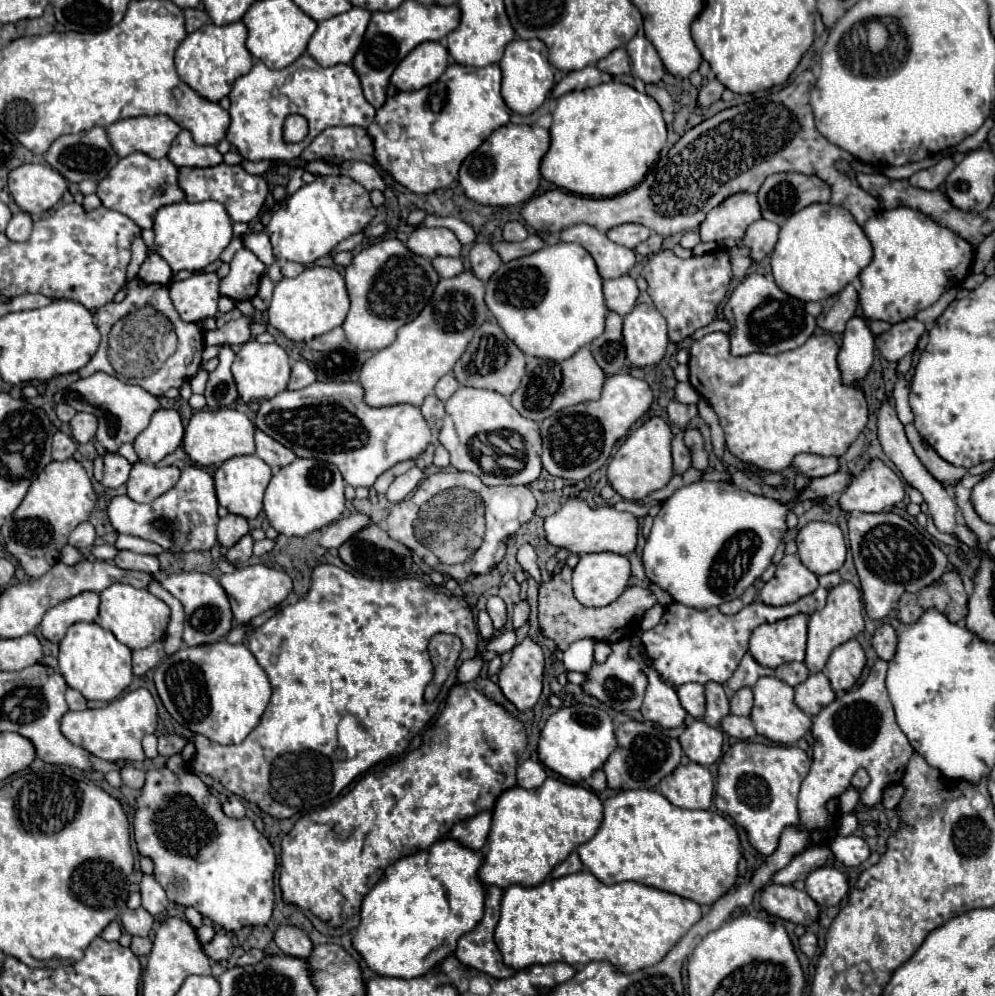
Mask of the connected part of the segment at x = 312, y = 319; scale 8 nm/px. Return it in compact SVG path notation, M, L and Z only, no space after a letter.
M311 266L305 268L295 278L283 278L273 288L273 298L269 304L269 324L285 334L293 342L309 342L311 338L323 336L333 328L341 326L349 312L349 296L345 290L345 280L335 268Z

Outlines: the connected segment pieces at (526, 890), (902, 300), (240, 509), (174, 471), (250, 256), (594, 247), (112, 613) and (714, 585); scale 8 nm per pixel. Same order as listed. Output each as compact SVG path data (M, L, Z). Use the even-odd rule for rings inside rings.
M583 870L563 878L545 880L539 886L509 886L501 900L501 918L495 928L495 940L503 962L515 970L551 962L585 966L593 960L605 960L619 972L629 974L657 964L697 920L701 920L701 906L693 900L685 900L681 896L637 882L607 886L599 882L591 872Z
M899 206L887 212L879 212L865 222L863 230L873 244L873 260L859 276L861 278L859 304L863 308L865 318L869 320L885 320L897 324L901 320L913 318L919 310L935 304L945 290L953 288L955 282L961 282L971 270L973 252L975 252L973 246L955 232L951 232L949 228L943 228L937 222L929 220L929 216L923 214L921 218L921 212L913 208Z
M255 454L251 456L235 456L221 462L215 468L215 492L217 502L225 506L231 514L239 514L243 518L255 518L263 510L263 492L271 480L271 468Z
M135 462L127 480L127 496L135 502L153 502L179 480L179 468Z
M237 250L237 254L231 260L231 272L221 280L221 294L237 302L251 300L259 290L259 280L263 272L263 262L251 250Z
M575 224L575 226L565 228L561 232L561 240L581 244L593 256L603 280L619 278L635 266L633 250L613 244L605 236L605 232L599 232L597 228L593 228L589 224Z
M111 584L101 594L101 606L99 606L99 620L97 624L105 630L111 630L119 642L129 646L131 650L147 648L153 642L161 640L167 624L169 624L169 606L155 598L149 590L137 590L129 584Z
M699 480L675 490L665 502L661 502L659 514L653 518L651 534L643 548L643 568L649 582L665 590L675 602L689 608L705 610L721 606L729 600L739 598L771 564L771 558L787 532L785 514L791 506L777 500L755 496L739 490L729 482L707 482Z

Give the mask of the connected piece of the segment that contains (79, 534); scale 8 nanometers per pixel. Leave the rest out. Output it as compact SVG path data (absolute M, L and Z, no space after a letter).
M91 522L79 524L79 526L71 532L71 536L69 536L69 544L75 546L75 548L79 548L79 550L91 548L93 542L95 542L95 528L93 528Z

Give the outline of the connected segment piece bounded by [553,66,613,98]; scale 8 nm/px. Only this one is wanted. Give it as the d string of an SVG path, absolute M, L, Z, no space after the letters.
M587 66L583 70L575 70L575 72L569 72L555 88L553 88L553 96L559 98L571 90L583 90L583 88L589 88L589 86L597 86L597 84L603 84L603 82L611 82L613 76L597 70L595 66Z

